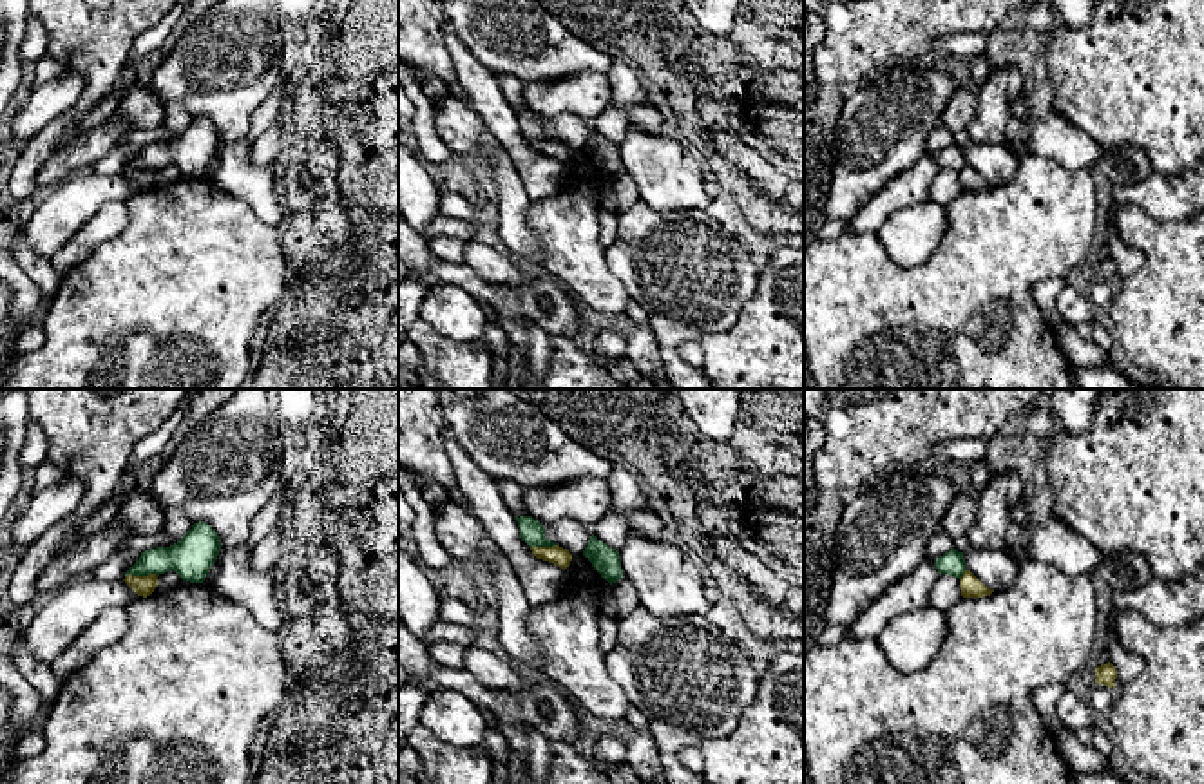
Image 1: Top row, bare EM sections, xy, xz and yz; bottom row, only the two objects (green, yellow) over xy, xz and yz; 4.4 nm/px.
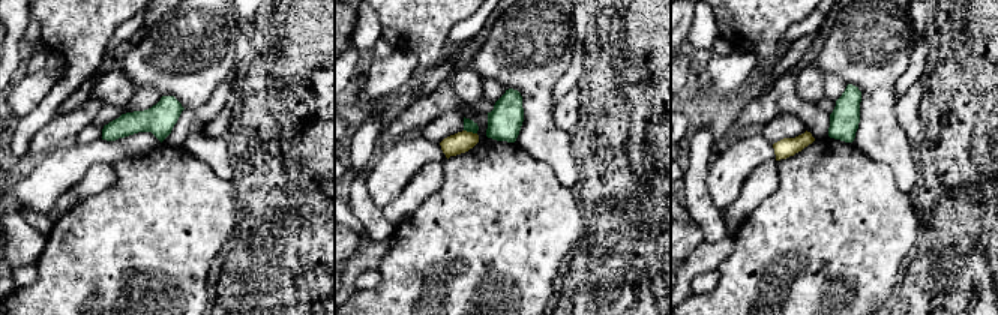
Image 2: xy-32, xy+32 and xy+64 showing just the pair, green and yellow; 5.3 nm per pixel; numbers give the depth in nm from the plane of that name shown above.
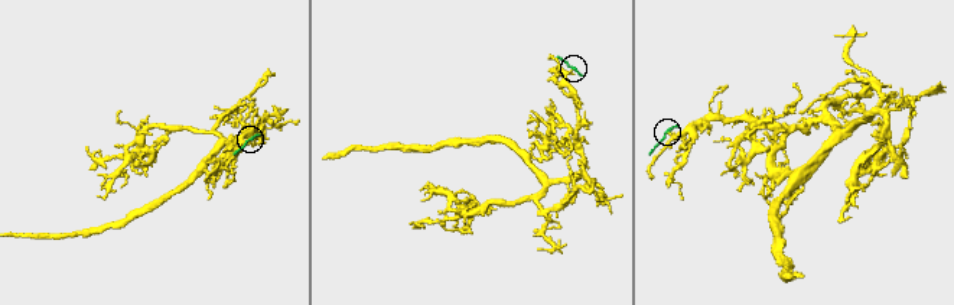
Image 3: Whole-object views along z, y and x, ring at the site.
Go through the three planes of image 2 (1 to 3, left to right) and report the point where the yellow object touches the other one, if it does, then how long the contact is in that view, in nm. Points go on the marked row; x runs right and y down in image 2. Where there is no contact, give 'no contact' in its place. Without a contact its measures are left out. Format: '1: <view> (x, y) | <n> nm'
1: no contact
2: xy+32 (470, 131) | 80 nm
3: no contact

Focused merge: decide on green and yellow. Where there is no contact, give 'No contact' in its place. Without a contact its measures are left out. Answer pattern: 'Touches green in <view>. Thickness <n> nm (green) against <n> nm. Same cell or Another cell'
Touches green in xy. Thickness 190 nm (green) against 100 nm. Another cell

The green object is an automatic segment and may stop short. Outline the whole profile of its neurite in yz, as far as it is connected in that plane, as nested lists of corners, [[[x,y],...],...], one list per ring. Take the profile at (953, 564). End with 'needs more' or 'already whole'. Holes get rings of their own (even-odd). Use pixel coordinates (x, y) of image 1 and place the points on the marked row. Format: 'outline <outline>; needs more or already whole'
outline [[[951,549],[943,556],[940,556],[934,563],[938,574],[947,574],[954,578],[961,578],[967,570],[963,552],[958,552],[956,549]]]; already whole

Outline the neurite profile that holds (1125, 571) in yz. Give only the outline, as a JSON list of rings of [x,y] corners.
[[[1133,550],[1103,554],[1094,574],[1112,590],[1132,590],[1146,585],[1153,576],[1148,559]]]

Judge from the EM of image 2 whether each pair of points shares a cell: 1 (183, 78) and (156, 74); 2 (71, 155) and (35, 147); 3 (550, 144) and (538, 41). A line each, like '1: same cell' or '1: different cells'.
1: same cell
2: different cells
3: same cell

